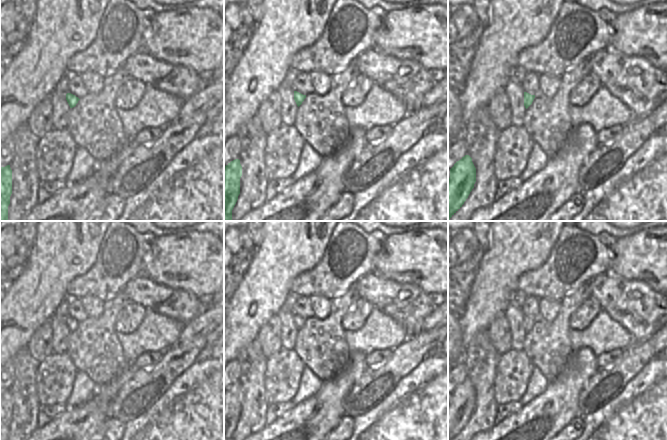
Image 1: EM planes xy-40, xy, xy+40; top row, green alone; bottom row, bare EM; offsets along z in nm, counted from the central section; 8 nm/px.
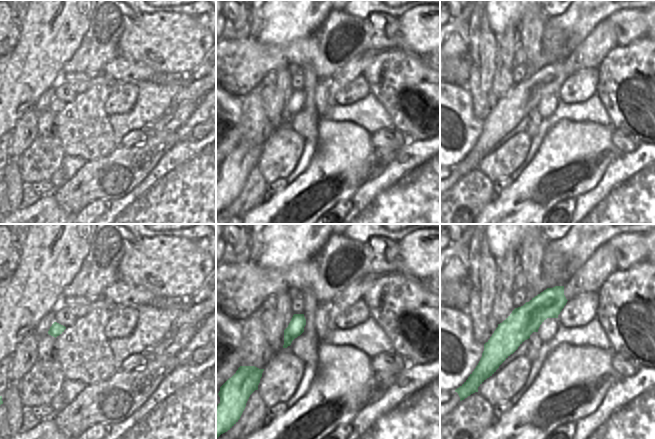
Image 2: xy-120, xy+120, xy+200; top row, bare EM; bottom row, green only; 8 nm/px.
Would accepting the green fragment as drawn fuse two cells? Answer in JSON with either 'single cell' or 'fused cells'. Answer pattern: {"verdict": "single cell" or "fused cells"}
{"verdict": "single cell"}

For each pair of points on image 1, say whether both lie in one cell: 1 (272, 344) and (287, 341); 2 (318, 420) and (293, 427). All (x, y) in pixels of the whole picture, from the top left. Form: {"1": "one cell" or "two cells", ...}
{"1": "two cells", "2": "one cell"}

